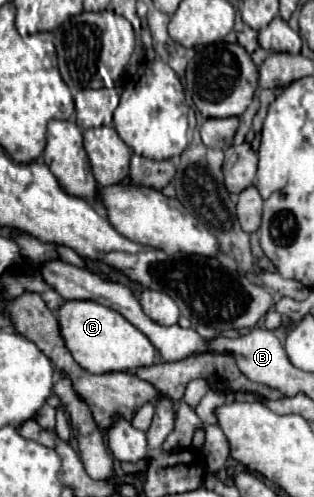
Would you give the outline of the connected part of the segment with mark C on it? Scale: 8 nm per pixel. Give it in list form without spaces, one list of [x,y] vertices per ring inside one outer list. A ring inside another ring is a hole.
[[[64,301],[58,307],[58,323],[60,335],[72,351],[74,361],[90,371],[90,373],[106,373],[106,371],[136,371],[138,367],[152,365],[156,361],[156,349],[152,343],[118,311],[108,309],[96,301]]]

